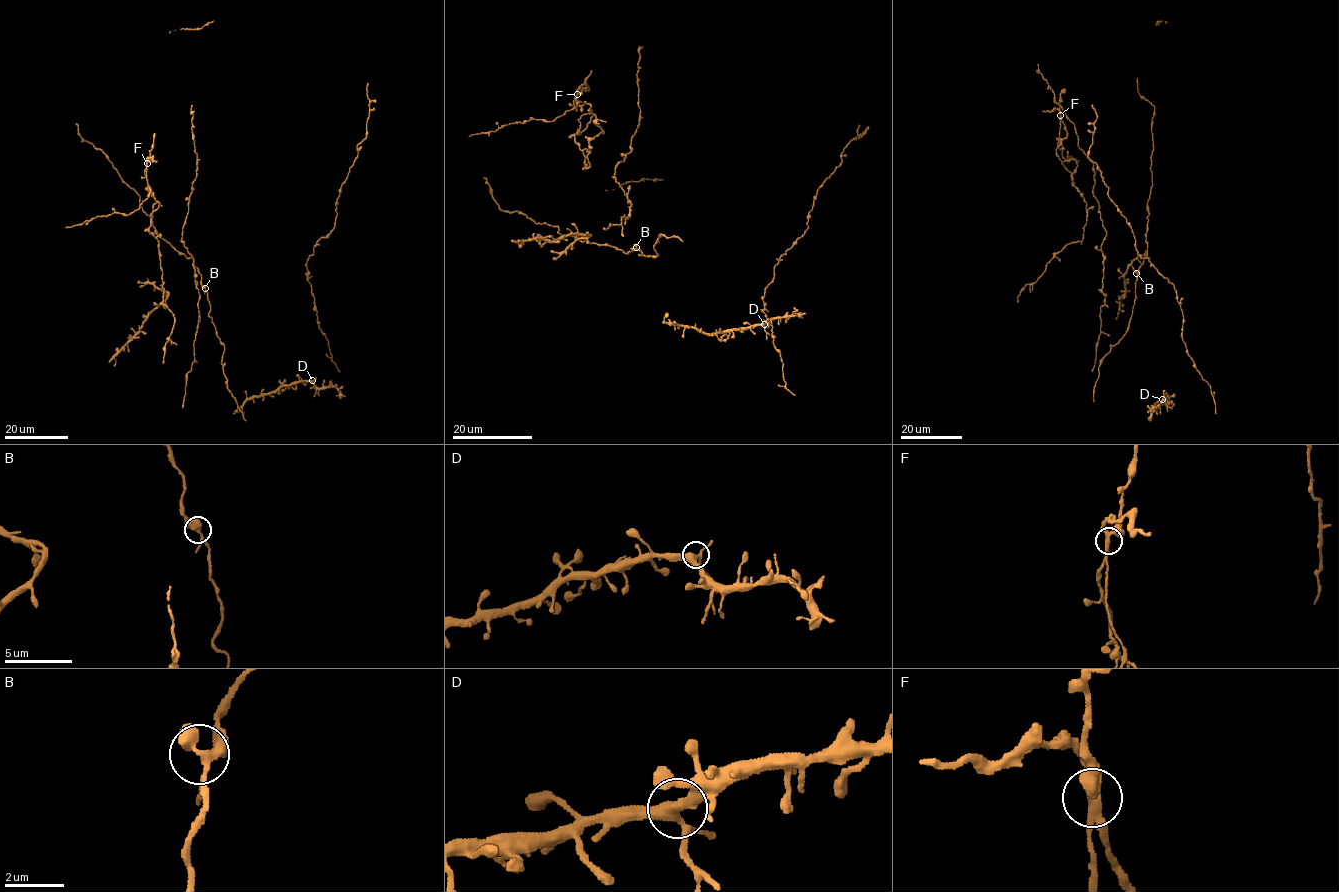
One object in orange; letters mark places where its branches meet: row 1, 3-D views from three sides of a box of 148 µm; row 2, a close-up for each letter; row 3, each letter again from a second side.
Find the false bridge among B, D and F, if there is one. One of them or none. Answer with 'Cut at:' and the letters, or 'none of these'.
Cut at: F

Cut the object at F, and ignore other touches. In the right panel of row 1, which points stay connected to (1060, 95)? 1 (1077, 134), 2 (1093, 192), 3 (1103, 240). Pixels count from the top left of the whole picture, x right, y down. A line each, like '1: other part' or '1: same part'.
1: other part
2: other part
3: other part

